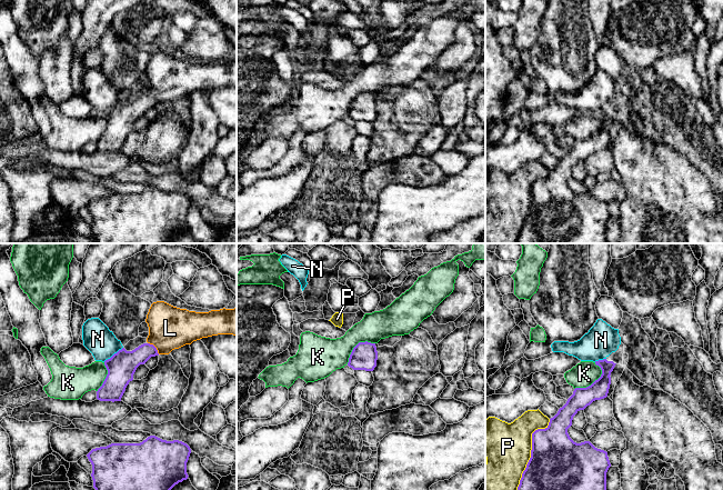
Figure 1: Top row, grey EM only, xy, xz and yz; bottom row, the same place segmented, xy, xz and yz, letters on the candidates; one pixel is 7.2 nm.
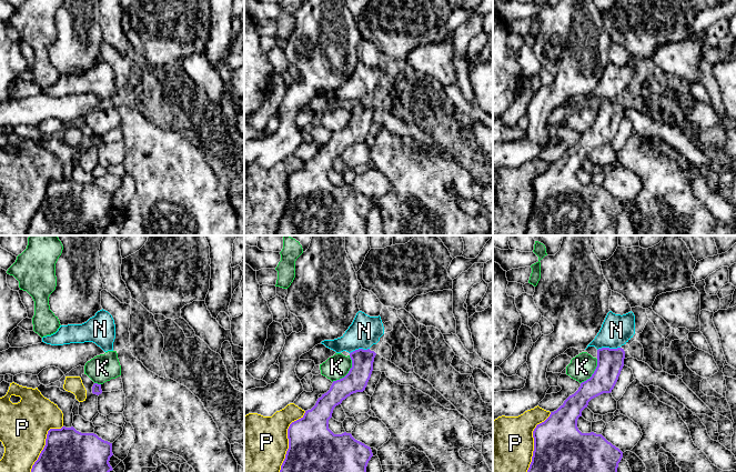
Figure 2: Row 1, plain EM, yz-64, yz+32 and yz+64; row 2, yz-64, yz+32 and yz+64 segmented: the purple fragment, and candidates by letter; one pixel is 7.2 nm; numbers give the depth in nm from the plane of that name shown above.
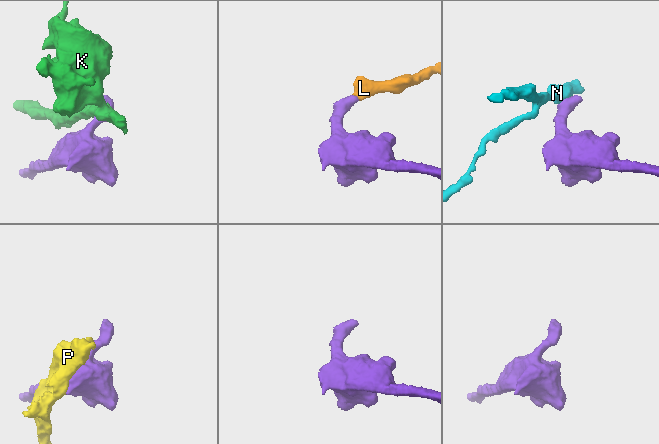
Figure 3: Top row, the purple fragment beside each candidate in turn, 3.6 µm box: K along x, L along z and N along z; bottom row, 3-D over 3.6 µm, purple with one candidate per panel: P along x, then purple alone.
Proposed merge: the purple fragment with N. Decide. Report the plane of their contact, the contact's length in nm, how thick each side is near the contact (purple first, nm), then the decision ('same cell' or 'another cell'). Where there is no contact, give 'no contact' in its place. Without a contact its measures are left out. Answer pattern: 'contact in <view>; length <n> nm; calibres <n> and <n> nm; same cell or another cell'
contact in xy; length 180 nm; calibres 200 and 220 nm; another cell

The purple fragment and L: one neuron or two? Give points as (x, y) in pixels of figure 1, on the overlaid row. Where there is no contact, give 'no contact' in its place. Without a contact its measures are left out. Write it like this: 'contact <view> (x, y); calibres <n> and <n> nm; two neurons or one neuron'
contact xy (154, 347); calibres 190 and 320 nm; one neuron

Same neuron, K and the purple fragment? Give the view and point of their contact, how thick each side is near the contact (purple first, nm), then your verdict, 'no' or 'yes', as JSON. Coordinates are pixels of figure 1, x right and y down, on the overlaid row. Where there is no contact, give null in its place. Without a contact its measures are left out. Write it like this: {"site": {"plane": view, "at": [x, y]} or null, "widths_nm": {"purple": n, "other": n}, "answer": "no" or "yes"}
{"site": {"plane": "yz", "at": [594, 381]}, "widths_nm": {"purple": 140, "other": 180}, "answer": "no"}

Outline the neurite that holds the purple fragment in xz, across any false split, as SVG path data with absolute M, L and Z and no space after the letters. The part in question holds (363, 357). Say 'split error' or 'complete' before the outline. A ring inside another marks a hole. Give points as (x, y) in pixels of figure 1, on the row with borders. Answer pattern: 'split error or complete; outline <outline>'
complete; outline M359 342L352 350L348 366L353 370L373 371L376 367L378 351L375 343Z

